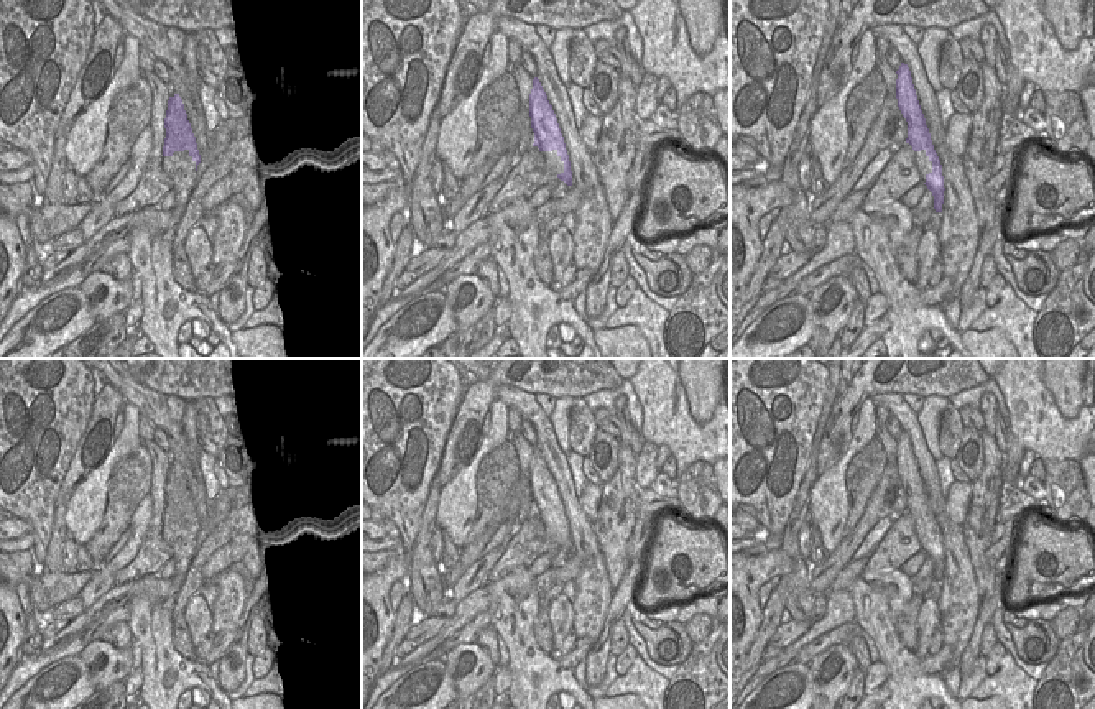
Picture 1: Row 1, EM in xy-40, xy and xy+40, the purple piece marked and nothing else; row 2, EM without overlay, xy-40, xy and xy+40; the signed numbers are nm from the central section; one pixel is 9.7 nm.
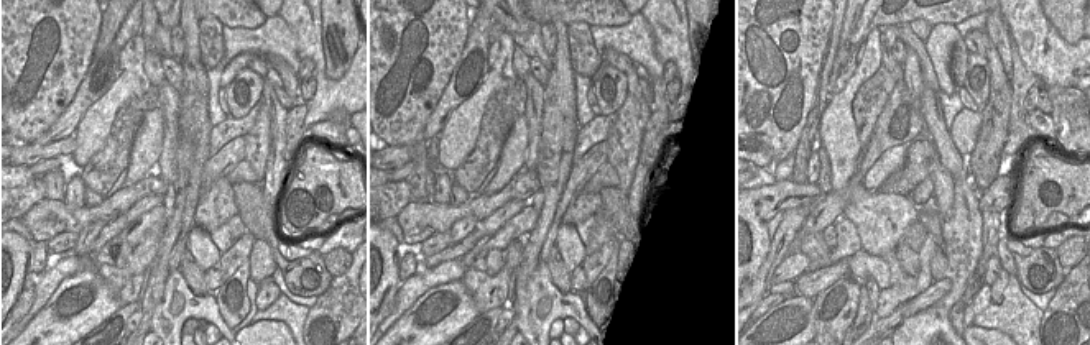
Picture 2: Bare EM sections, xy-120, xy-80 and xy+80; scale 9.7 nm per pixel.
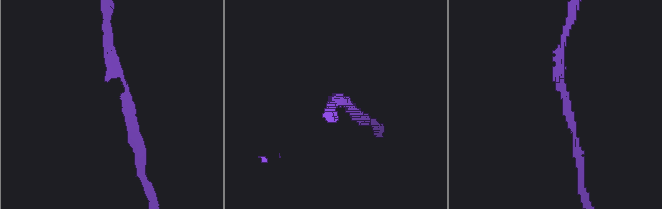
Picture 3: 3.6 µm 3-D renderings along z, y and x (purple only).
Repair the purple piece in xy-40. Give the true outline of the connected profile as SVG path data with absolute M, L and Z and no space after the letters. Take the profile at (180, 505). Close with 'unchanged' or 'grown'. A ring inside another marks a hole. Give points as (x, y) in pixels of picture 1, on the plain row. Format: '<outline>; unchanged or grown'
M174 462L168 469L164 497L166 497L166 507L163 515L163 525L173 525L174 520L187 518L189 525L196 531L196 540L197 540L197 533L201 531L201 523L179 462Z; unchanged

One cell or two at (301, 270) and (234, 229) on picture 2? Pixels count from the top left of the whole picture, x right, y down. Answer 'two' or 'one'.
two

